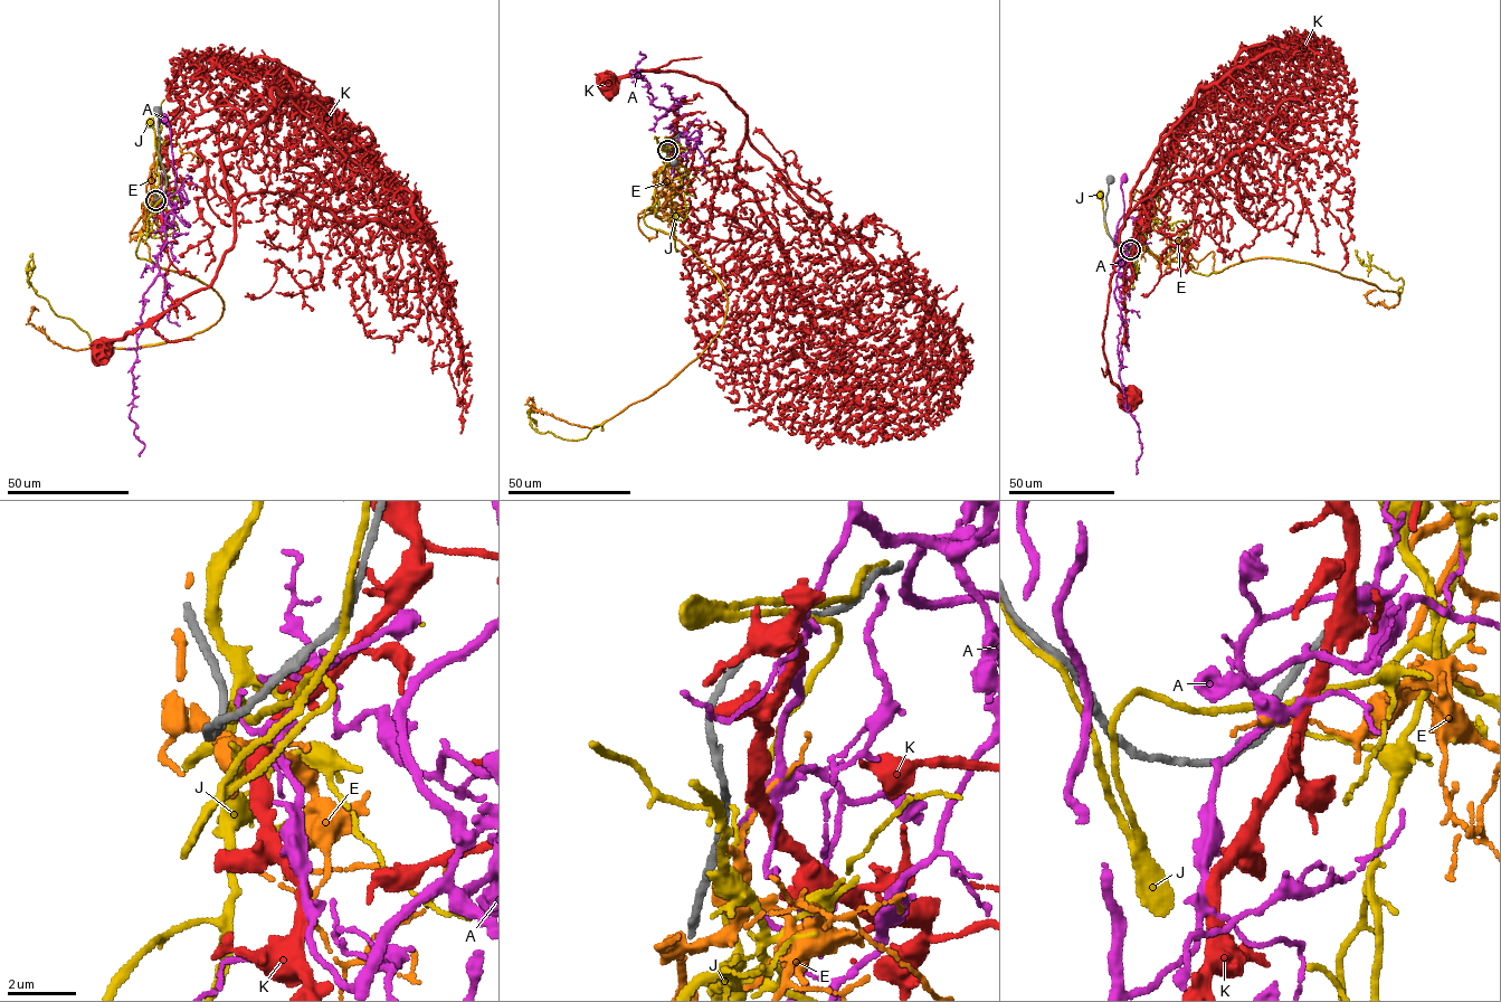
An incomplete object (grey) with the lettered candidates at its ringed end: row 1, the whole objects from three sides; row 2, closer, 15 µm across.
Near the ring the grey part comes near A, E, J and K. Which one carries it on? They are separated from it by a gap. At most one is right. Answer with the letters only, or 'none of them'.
E

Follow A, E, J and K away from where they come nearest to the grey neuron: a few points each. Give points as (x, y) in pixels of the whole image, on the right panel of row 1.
A: (1131, 248), (1121, 265), (1118, 236), (1114, 246), (1114, 237), (1123, 214), (1121, 183), (1124, 178)
E: (1131, 249), (1155, 225), (1218, 273), (1305, 263), (1398, 304), (1370, 304), (1375, 290)
J: (1131, 249), (1137, 251), (1140, 242), (1121, 247), (1120, 252), (1109, 236), (1099, 195)
K: (1131, 249), (1149, 188), (1170, 147), (1167, 129), (1131, 191), (1103, 330), (1111, 379), (1133, 397)

